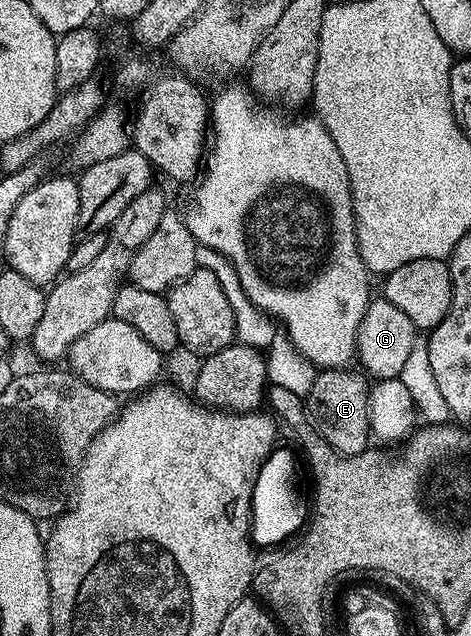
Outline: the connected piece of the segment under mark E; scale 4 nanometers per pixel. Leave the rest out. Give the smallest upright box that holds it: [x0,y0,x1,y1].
[304,368,372,456]

